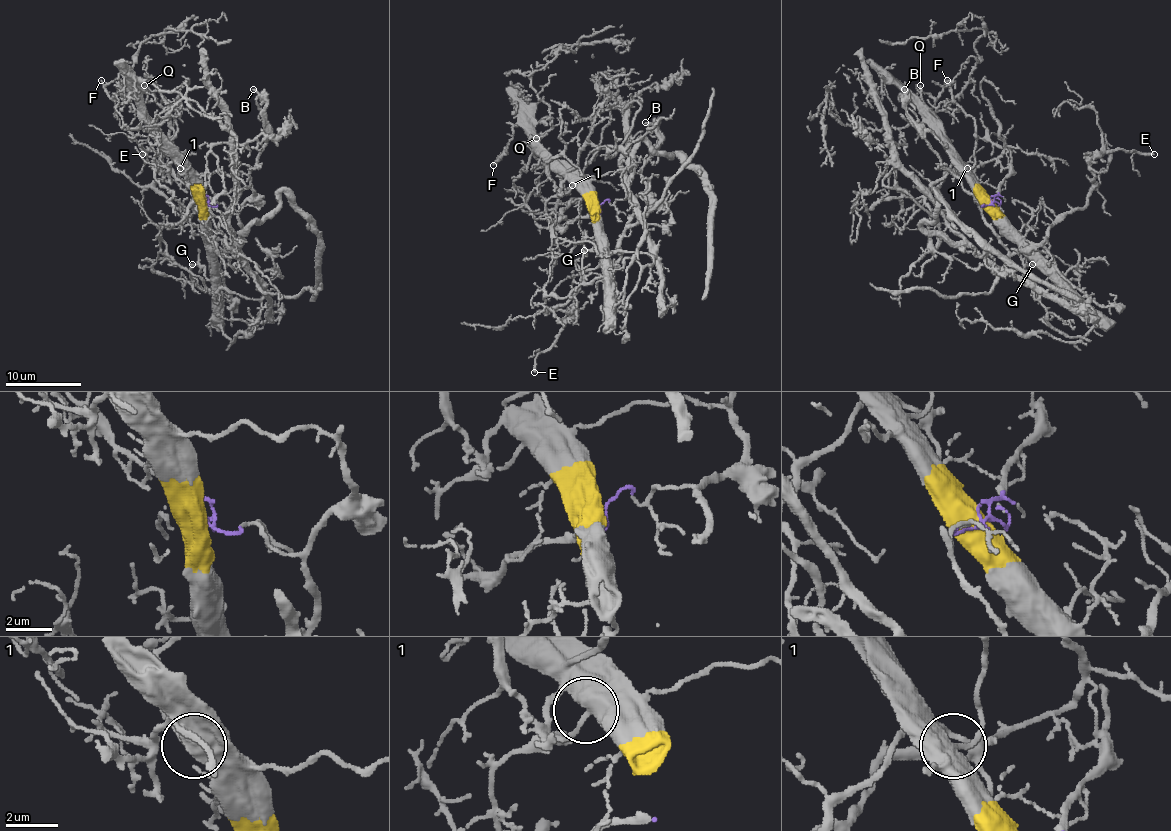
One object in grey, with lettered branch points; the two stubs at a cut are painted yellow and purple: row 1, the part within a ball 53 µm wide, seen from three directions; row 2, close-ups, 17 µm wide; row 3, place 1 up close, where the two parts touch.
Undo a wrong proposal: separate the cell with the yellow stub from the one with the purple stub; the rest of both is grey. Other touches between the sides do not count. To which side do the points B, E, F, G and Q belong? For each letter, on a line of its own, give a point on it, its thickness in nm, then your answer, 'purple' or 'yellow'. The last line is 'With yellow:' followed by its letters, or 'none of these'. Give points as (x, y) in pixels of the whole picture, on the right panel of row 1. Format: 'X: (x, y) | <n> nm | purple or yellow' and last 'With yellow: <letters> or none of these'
B: (904, 89) | 170 nm | purple
E: (1154, 154) | 220 nm | purple
F: (947, 80) | 140 nm | yellow
G: (1032, 264) | 220 nm | yellow
Q: (920, 85) | 90 nm | yellow
With yellow: F, G, Q

